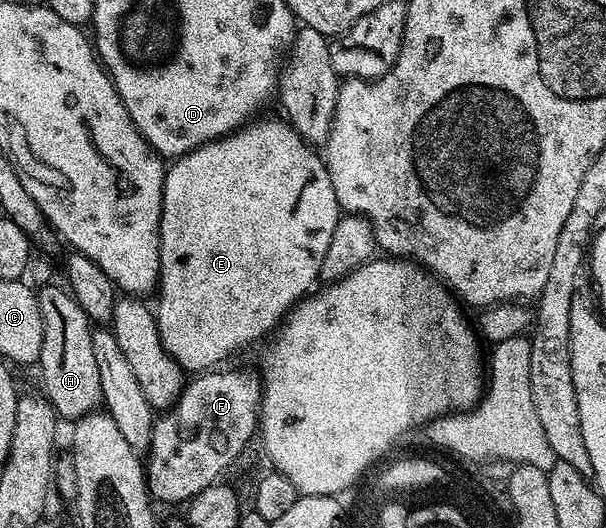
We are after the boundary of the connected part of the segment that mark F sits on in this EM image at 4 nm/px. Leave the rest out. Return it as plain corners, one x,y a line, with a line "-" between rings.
214,368
208,372
201,372
196,375
197,378
188,383
185,389
181,391
181,395
177,398
177,403
170,406
168,410
164,411
154,421
153,435
149,441
149,449
147,451
147,461
144,463
145,467
145,481
149,488
149,493
158,503
161,502
181,502
181,504
188,503
189,500
196,496
197,493
202,492
205,488
216,483
221,473
228,471
232,467
236,457
239,456
243,450
254,441
255,435
259,430
259,415
261,412
261,376
260,373
249,370
221,370
225,368

